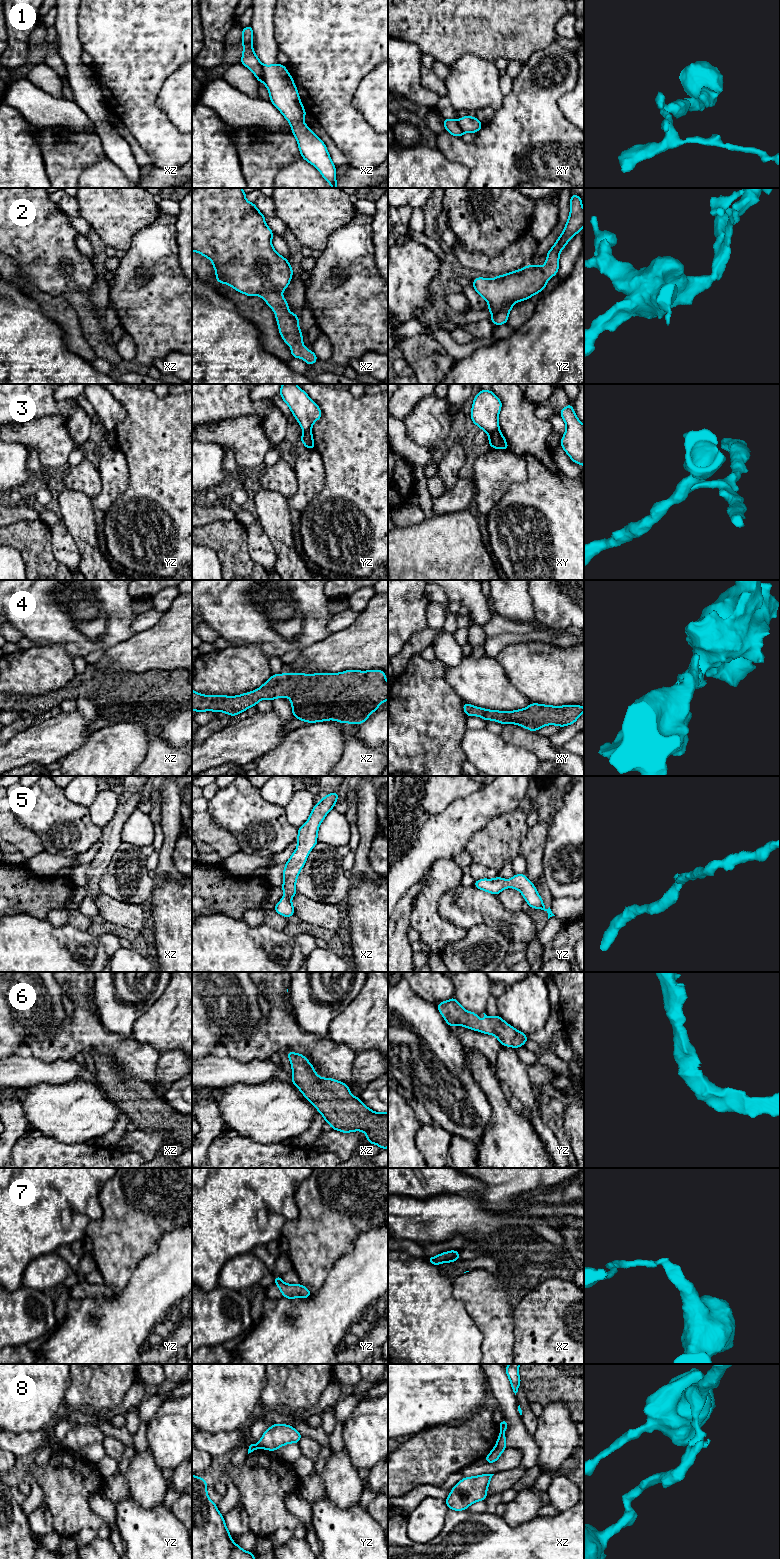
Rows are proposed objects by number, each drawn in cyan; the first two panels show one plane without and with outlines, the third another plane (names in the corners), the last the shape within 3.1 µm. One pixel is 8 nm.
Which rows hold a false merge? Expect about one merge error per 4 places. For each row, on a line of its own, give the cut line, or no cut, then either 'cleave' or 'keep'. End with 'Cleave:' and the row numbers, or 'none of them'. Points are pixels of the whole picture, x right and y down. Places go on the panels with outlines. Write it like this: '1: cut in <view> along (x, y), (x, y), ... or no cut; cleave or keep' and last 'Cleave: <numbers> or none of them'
1: cut in xz along (262, 65), (263, 81); cleave
2: no cut; keep
3: cut in xy along (498, 429), (488, 434); cleave
4: no cut; keep
5: no cut; keep
6: no cut; keep
7: no cut; keep
8: cut in yz along (257, 1444), (259, 1446); cleave
Cleave: 1, 3, 8

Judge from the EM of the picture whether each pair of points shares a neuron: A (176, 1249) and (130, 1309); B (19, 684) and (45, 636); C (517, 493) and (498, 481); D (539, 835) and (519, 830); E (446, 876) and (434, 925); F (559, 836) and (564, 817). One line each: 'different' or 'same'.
A: same
B: different
C: different
D: different
E: same
F: same

